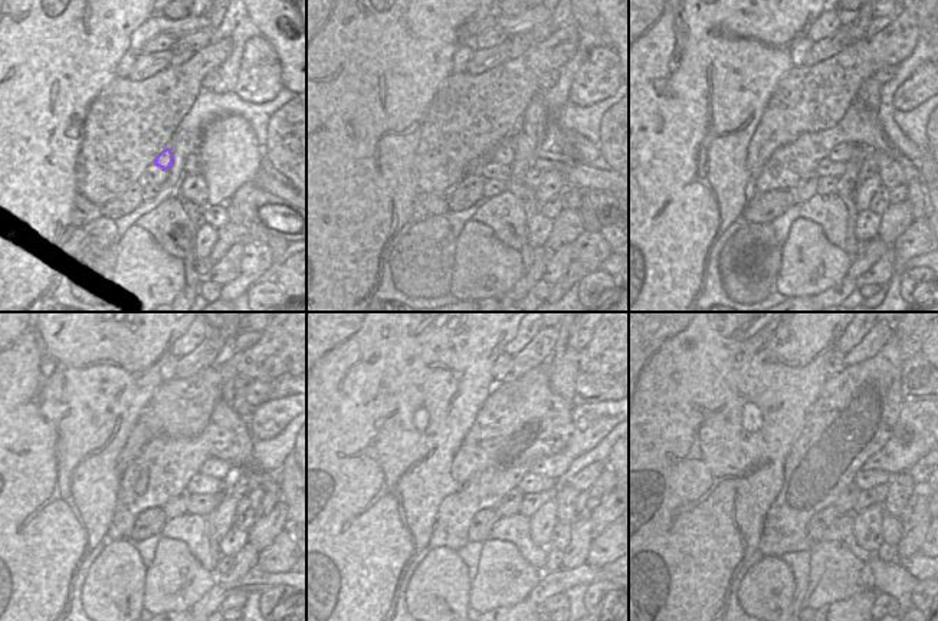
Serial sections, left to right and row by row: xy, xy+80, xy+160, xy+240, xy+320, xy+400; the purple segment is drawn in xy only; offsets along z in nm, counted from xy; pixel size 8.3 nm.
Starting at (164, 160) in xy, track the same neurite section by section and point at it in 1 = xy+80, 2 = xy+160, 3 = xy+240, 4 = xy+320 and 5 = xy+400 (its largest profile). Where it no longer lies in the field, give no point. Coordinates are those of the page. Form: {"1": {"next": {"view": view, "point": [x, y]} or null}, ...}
{"1": {"next": {"view": "xy+80", "point": [502, 154]}}, "2": {"next": {"view": "xy+160", "point": [843, 151]}}, "3": {"next": {"view": "xy+240", "point": [215, 467]}}, "4": {"next": {"view": "xy+320", "point": [592, 421]}}, "5": {"next": {"view": "xy+400", "point": [920, 426]}}}

